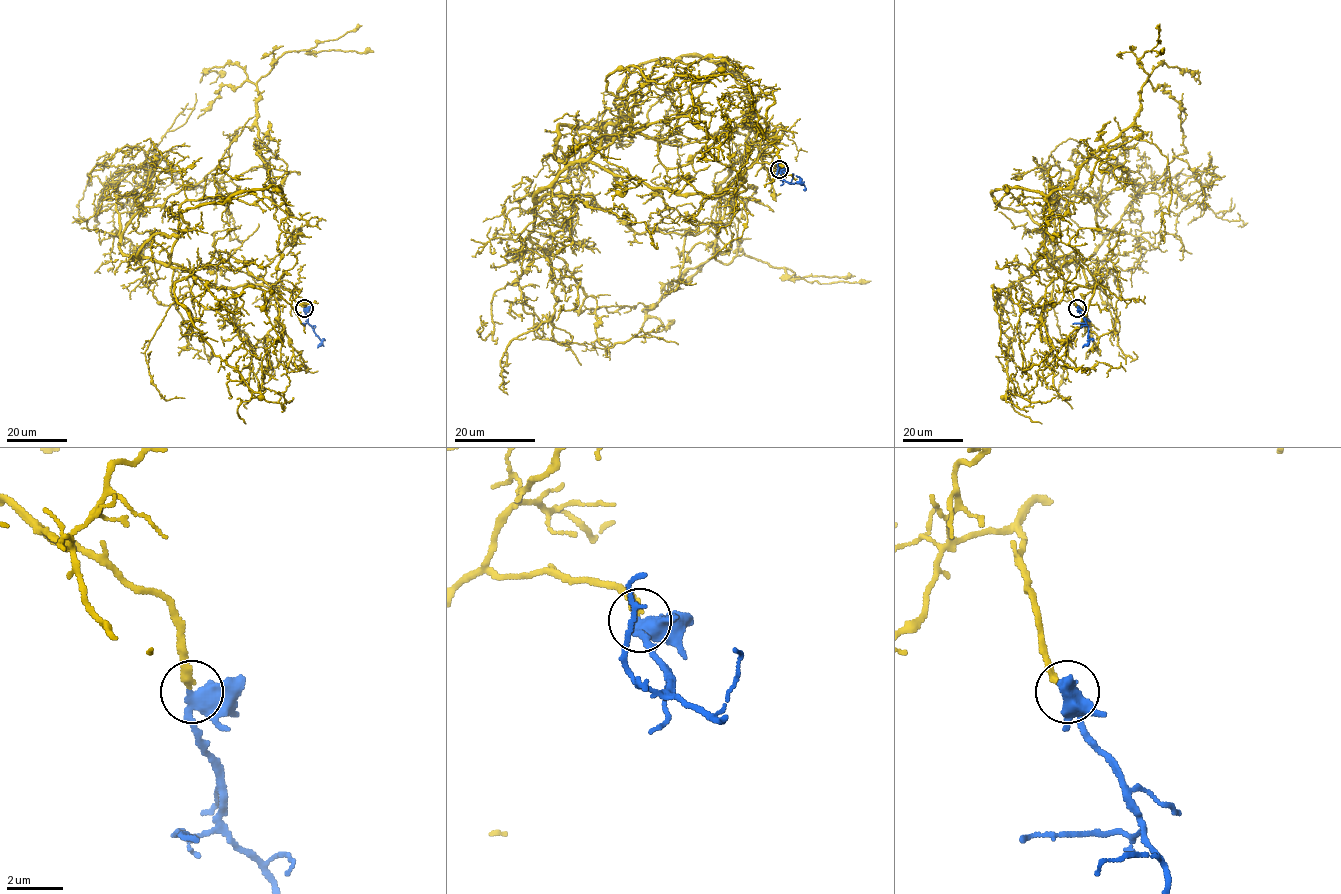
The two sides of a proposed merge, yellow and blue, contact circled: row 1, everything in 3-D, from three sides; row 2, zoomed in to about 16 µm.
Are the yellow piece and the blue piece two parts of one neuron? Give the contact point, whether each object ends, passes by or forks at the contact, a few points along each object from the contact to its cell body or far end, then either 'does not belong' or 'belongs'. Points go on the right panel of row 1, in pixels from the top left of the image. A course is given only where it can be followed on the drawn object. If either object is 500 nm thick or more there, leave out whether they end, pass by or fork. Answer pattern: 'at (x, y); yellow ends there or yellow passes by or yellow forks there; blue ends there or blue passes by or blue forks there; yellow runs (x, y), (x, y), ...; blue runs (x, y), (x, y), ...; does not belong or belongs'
at (1077, 308); yellow ends there; blue passes by; yellow runs (1077, 307), (1098, 284), (1072, 261), (1127, 175), (1095, 152), (1161, 51); blue runs (1078, 307), (1088, 327), (1089, 340), (1082, 347); belongs

